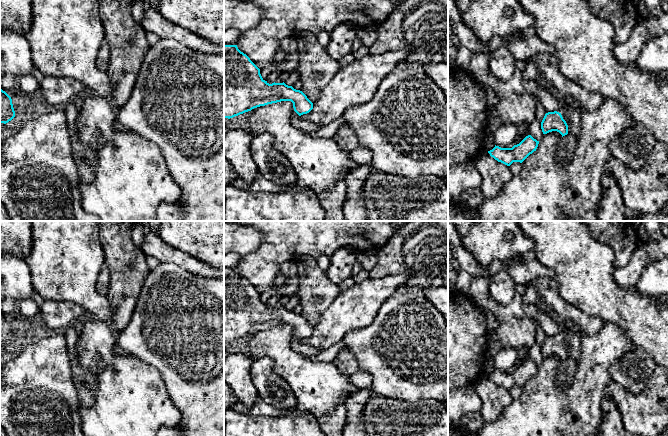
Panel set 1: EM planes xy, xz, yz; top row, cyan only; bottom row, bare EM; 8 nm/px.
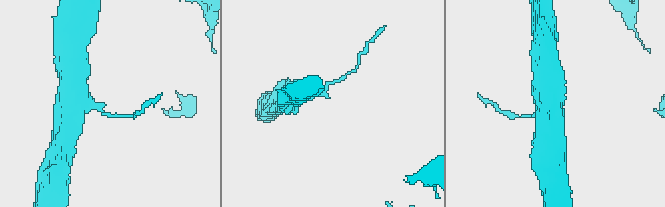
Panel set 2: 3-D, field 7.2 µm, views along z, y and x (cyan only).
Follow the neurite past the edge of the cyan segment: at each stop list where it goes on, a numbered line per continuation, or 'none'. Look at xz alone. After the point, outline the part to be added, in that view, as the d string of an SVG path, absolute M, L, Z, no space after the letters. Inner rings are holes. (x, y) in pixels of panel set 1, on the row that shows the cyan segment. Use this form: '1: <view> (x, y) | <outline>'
1: xz (306, 126) | M293 110L291 115L291 123L301 131L305 133L310 133L322 128L322 125L314 124L310 121L306 121L300 118L300 116Z

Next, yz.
1: yz (572, 116) | M565 107L561 109L561 115L567 121L568 133L576 138L580 135L580 113L578 110Z

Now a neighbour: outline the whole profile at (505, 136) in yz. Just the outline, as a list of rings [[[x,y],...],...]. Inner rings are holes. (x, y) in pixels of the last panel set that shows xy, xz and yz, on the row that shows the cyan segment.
[[[504,124],[495,133],[496,146],[512,148],[518,135],[518,127],[513,124]]]

